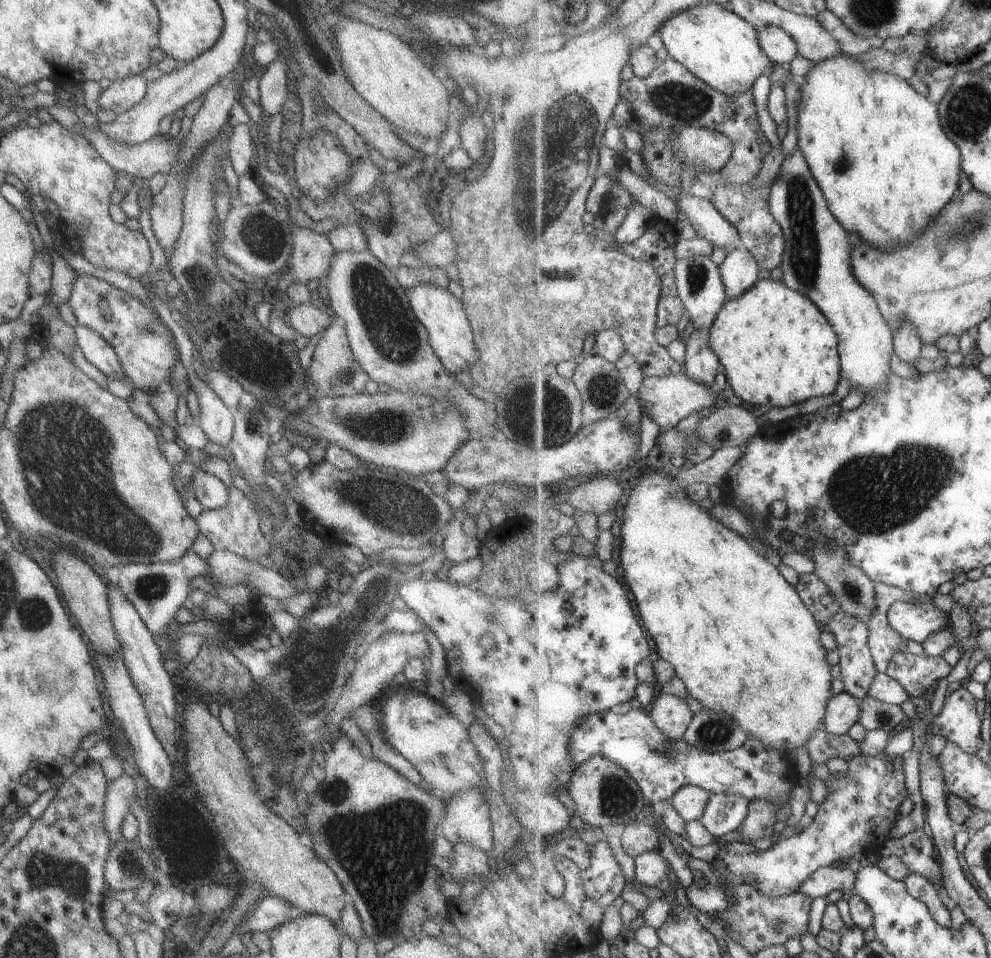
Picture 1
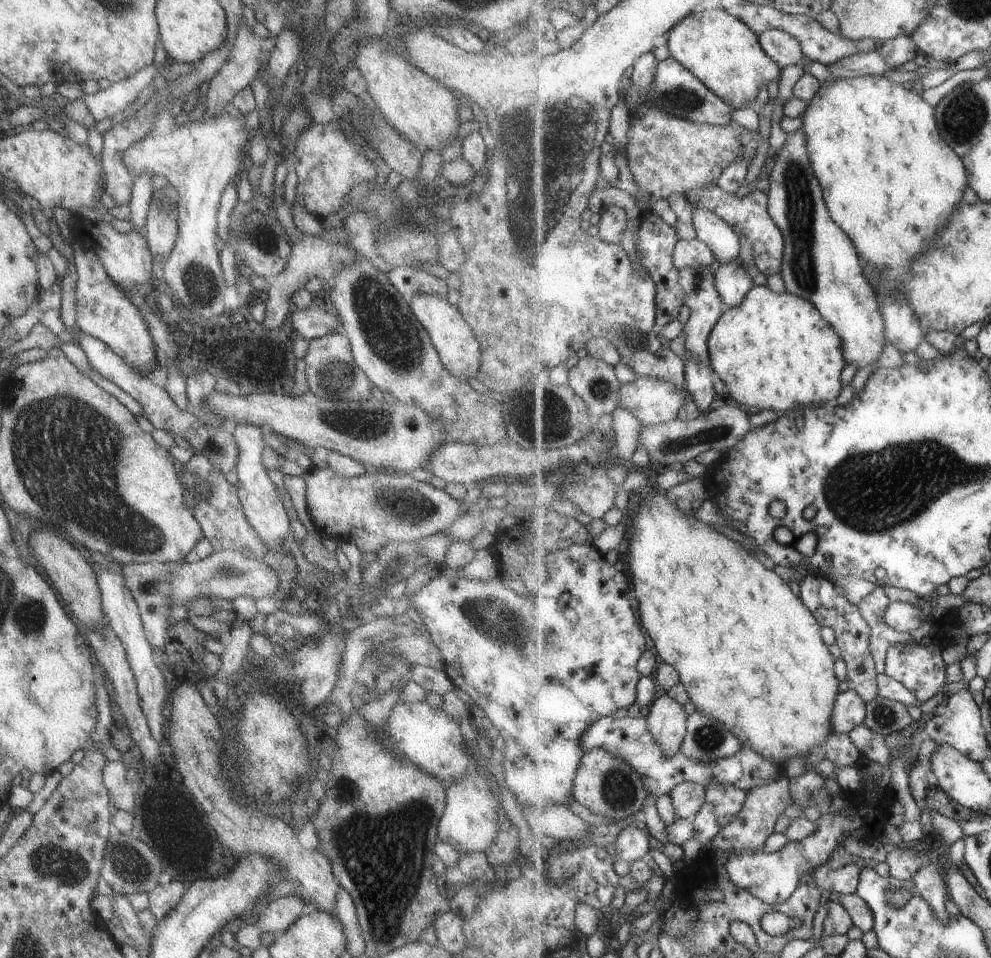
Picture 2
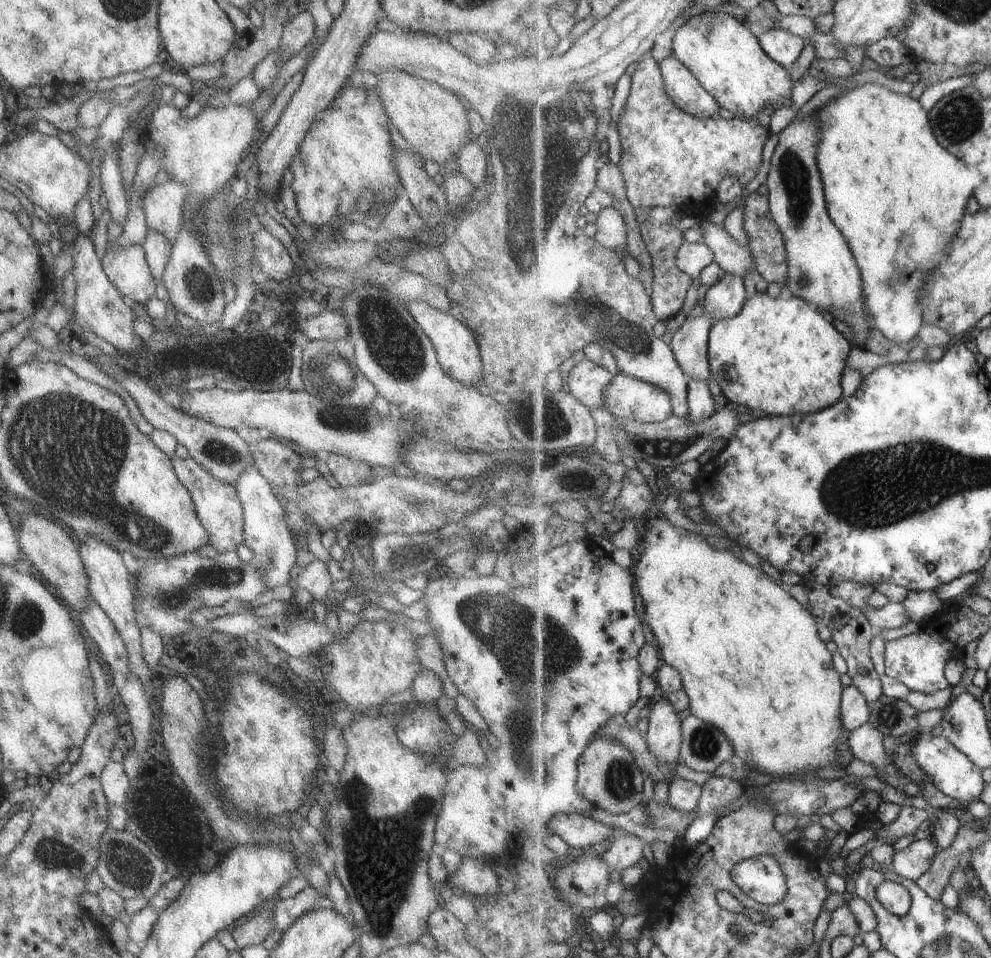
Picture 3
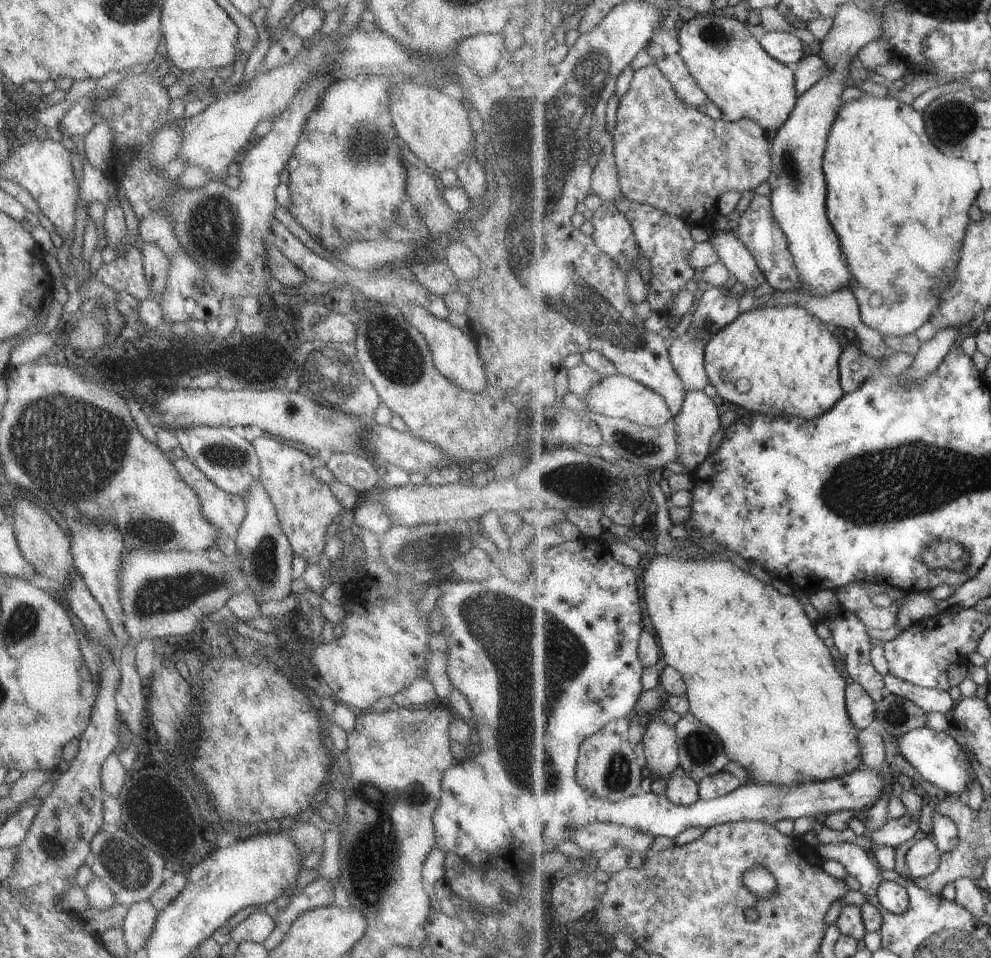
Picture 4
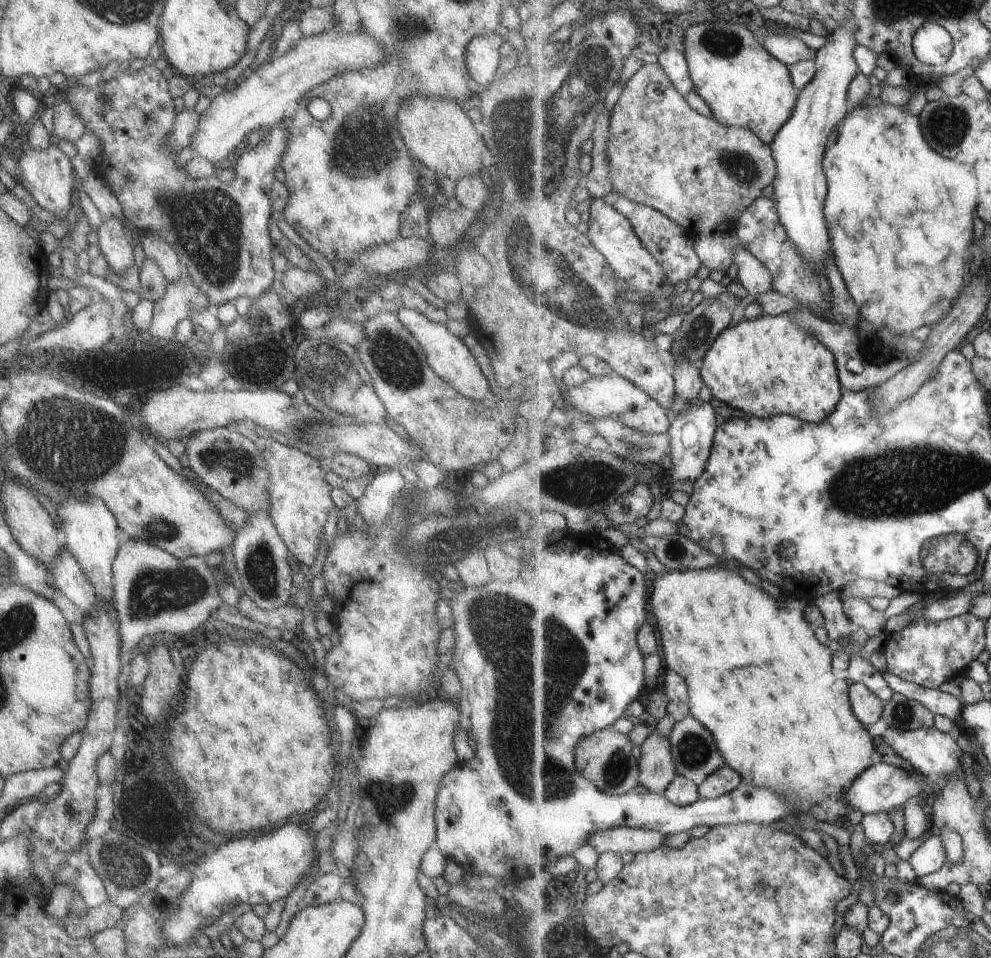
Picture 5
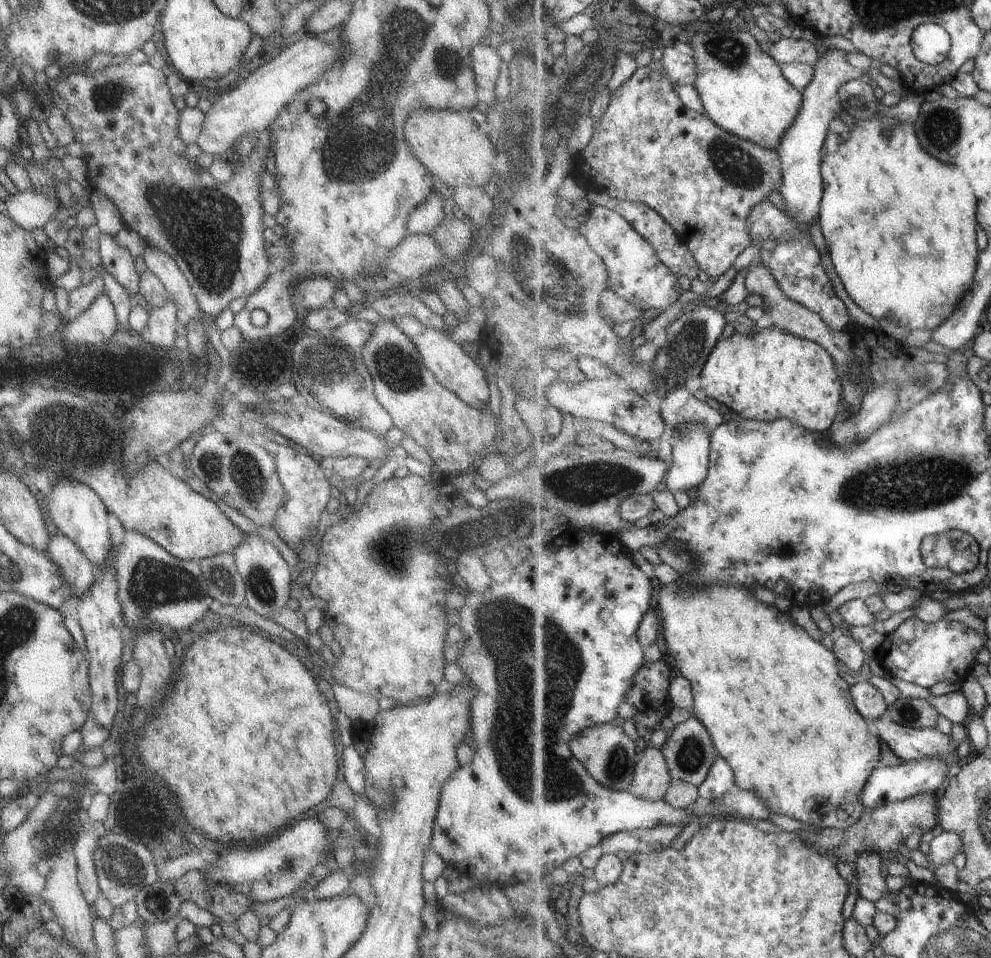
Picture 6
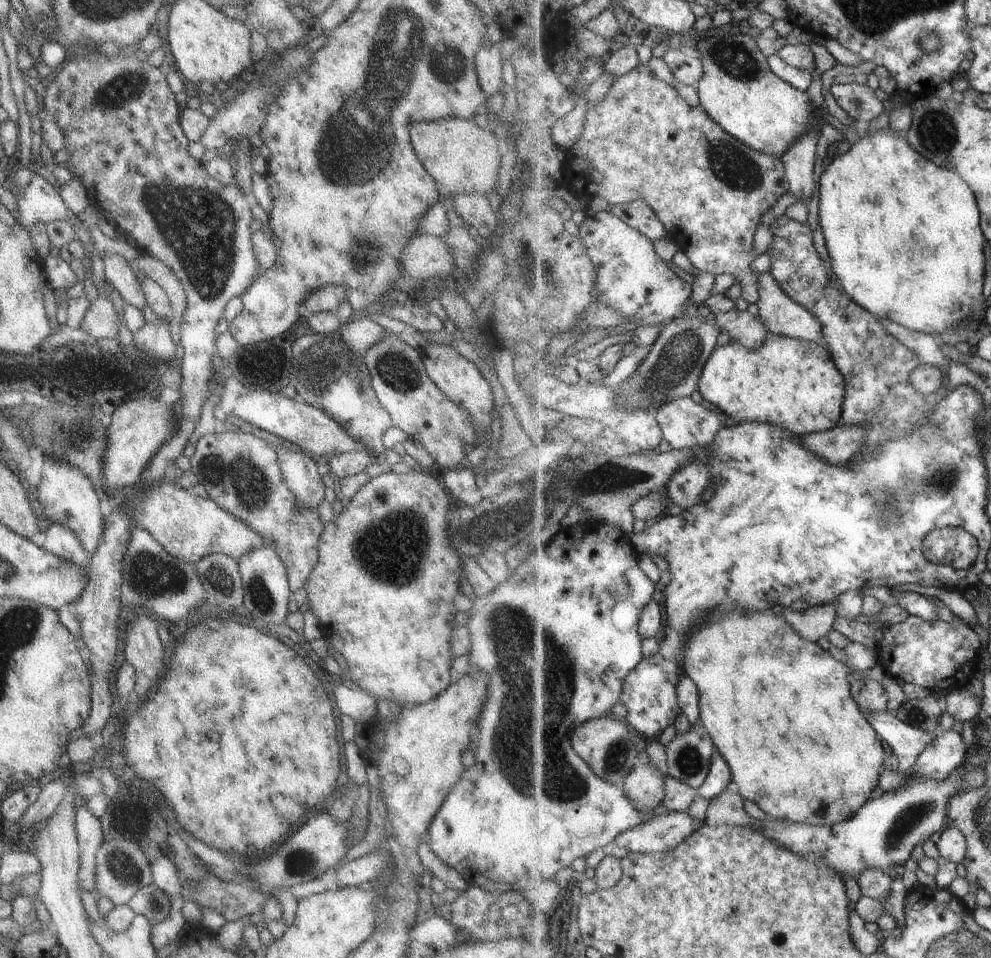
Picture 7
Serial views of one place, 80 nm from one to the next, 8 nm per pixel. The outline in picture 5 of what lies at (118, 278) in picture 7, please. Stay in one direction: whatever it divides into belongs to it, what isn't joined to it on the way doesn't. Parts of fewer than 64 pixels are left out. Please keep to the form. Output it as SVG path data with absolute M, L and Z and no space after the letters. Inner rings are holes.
M109 218L96 228L96 243L108 268L123 273L132 265L131 245L123 234L120 220Z

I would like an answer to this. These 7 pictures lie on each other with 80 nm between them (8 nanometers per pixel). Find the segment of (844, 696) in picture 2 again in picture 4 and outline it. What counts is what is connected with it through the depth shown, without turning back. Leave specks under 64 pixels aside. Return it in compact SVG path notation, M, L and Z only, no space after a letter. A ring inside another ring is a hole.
M853 682L846 686L846 701L854 725L859 730L866 729L876 720L878 704L861 684Z

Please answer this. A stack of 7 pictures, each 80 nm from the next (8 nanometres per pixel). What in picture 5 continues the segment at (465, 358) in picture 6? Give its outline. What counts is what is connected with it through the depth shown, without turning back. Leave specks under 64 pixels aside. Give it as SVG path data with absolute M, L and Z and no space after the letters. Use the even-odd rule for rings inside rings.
M399 308L397 310L397 320L407 329L413 340L422 348L428 367L443 382L446 382L455 392L474 401L484 400L489 396L490 388L485 376L479 370L477 362L463 344L462 339L456 338L447 331L444 324L431 322L415 309Z

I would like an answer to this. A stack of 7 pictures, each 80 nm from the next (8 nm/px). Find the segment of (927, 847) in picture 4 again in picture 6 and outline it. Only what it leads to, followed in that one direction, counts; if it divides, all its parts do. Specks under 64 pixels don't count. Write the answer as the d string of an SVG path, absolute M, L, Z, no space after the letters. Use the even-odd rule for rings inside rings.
M939 830L930 842L930 853L926 859L935 866L937 870L940 866L954 862L955 857L964 852L963 837L955 830Z

